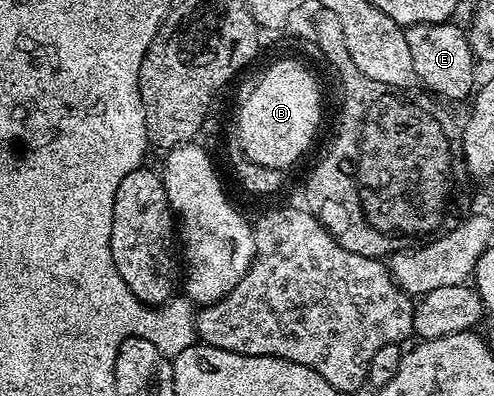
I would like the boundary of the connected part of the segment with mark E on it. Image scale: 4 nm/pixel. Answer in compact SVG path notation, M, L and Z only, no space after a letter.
M452 21L420 22L405 30L405 39L411 48L413 73L419 82L427 89L434 90L441 98L468 99L475 90L475 82L473 86L475 55L472 46L469 45L468 33L453 25Z

